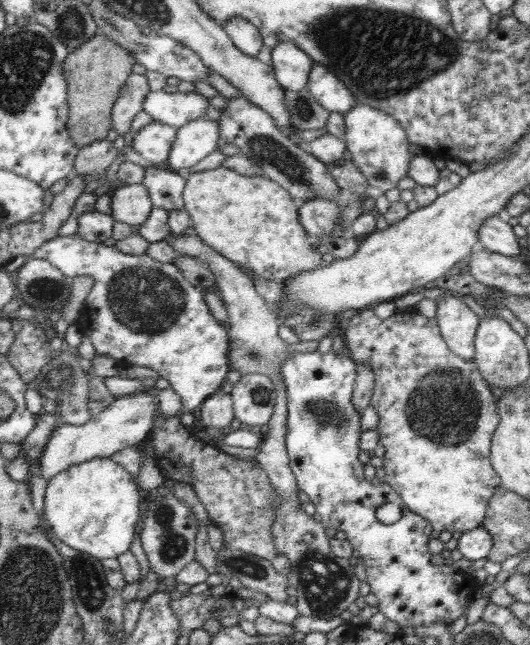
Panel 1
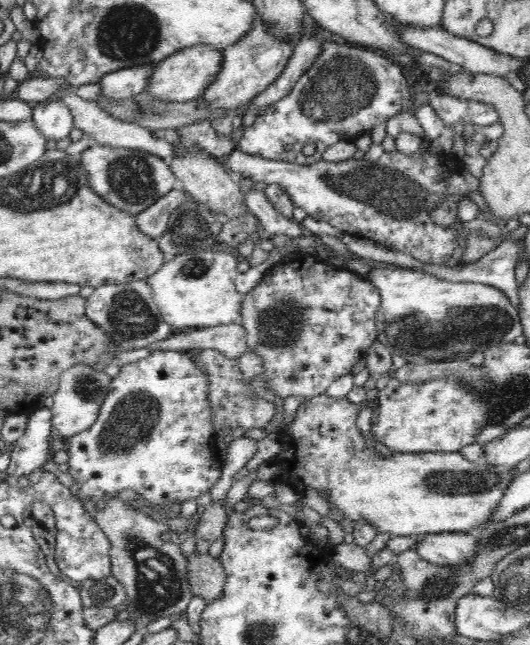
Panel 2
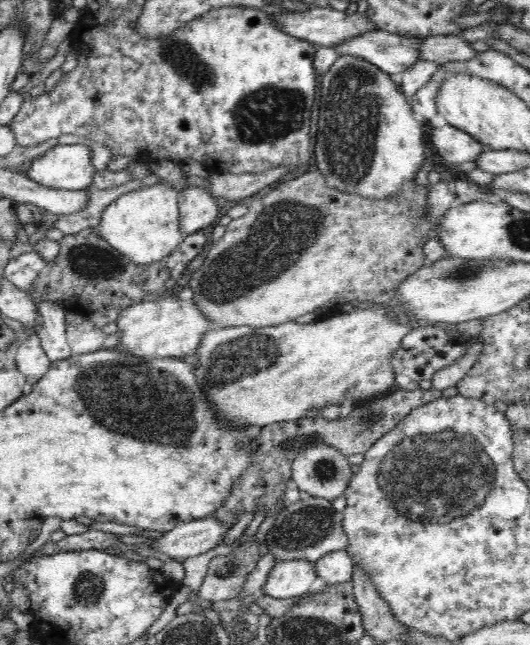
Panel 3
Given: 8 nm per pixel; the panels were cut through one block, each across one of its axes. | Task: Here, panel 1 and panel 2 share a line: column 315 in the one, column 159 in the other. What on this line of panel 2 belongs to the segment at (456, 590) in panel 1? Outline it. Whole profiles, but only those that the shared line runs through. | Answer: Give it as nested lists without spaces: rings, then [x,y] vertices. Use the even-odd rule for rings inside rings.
[[[156,351],[146,358],[142,358],[135,363],[127,363],[121,366],[119,373],[110,380],[110,390],[106,392],[104,403],[96,422],[90,428],[86,428],[84,432],[78,432],[76,436],[70,436],[65,439],[65,450],[68,451],[68,473],[74,478],[74,487],[70,488],[72,494],[82,499],[89,498],[95,502],[100,499],[108,500],[109,497],[116,495],[132,495],[139,504],[144,505],[155,515],[168,519],[172,515],[169,510],[172,502],[176,502],[181,506],[184,499],[196,498],[200,494],[206,494],[218,482],[222,476],[222,466],[218,466],[222,462],[216,455],[216,429],[214,429],[213,408],[208,400],[208,375],[204,375],[204,369],[198,367],[192,354],[185,351]]]

